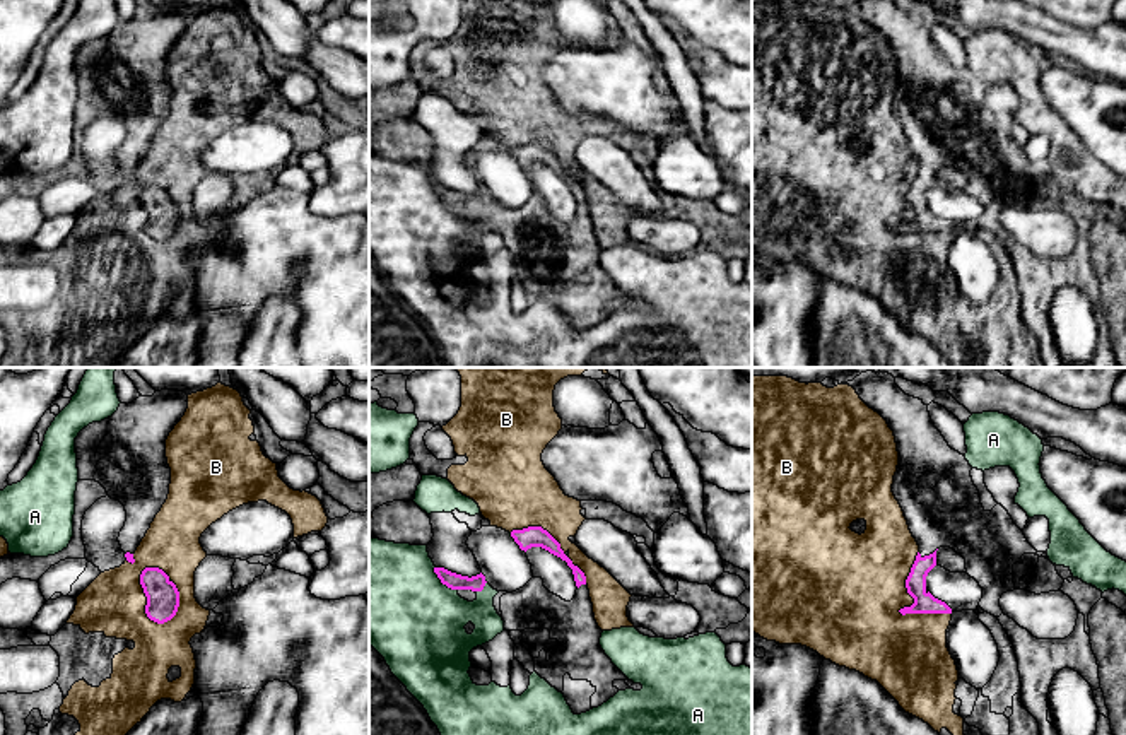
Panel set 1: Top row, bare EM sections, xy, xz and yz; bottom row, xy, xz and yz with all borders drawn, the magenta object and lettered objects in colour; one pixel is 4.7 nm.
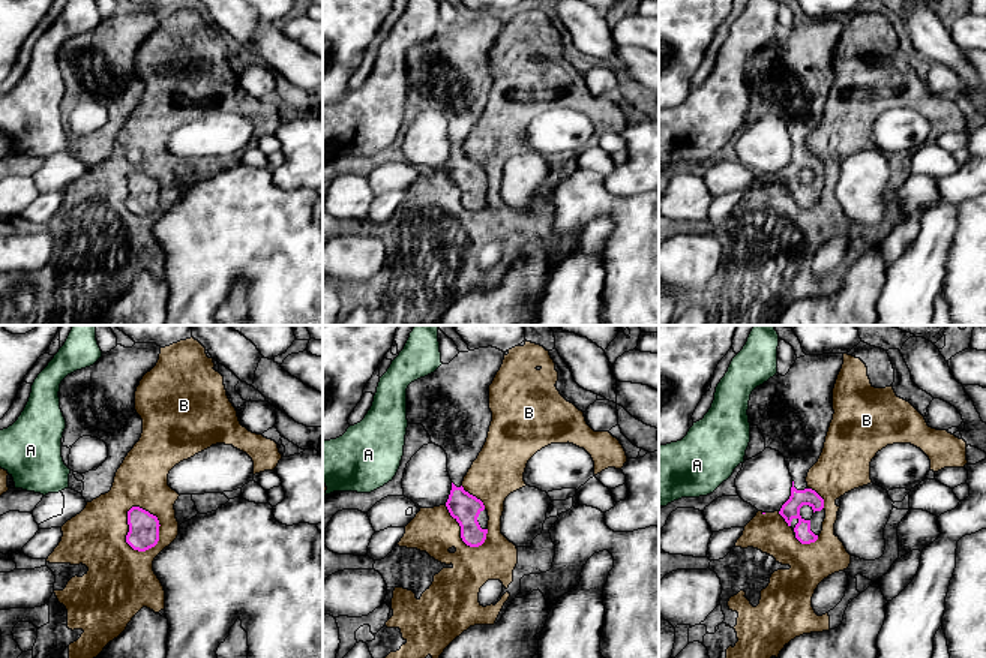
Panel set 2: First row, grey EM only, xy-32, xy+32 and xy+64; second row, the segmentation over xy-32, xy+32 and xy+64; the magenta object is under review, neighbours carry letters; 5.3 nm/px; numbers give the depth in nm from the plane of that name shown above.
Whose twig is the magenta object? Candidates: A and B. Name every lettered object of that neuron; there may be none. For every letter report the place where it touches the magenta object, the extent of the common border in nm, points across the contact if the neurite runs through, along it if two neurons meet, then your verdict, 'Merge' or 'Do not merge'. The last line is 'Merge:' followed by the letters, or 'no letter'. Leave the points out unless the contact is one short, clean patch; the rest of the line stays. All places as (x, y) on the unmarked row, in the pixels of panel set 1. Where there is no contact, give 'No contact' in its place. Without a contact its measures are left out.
A: Touches magenta at xz (441, 199). Shared border 160 nm. Boundary: xz (434, 183), (436, 194), (457, 207). Do not merge
B: Touches magenta at xy (147, 216). Shared border 300 nm. Do not merge
Merge: no letter

